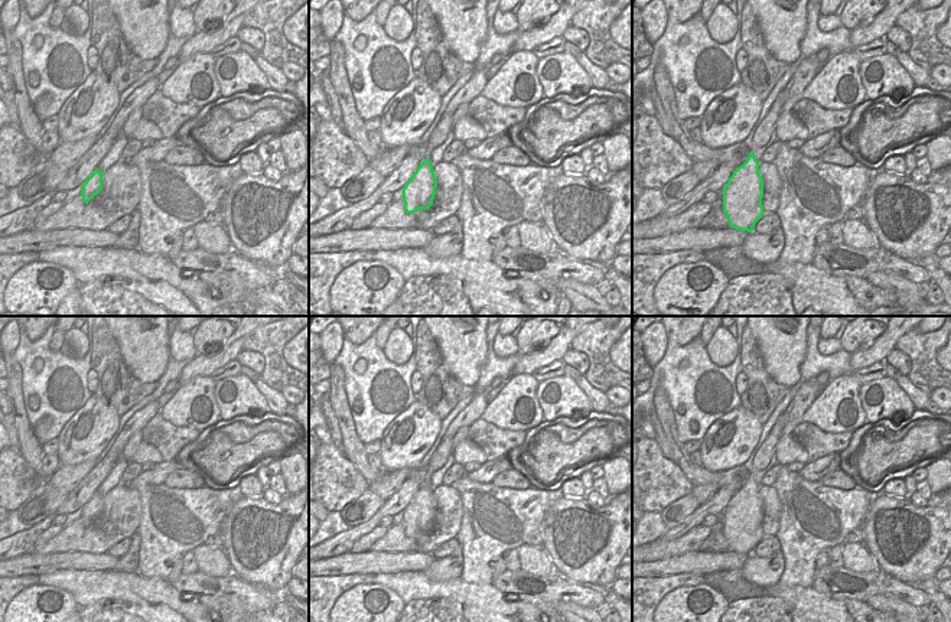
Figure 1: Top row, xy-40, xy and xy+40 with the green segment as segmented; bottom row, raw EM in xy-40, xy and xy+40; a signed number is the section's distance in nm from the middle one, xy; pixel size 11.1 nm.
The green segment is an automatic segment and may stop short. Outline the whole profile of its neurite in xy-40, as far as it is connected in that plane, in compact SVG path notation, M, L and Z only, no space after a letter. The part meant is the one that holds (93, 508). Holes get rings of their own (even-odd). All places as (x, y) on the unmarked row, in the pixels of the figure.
M98 492L82 507L82 524L88 527L95 518L102 514L102 496Z

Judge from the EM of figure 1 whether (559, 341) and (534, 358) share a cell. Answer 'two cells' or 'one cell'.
one cell

